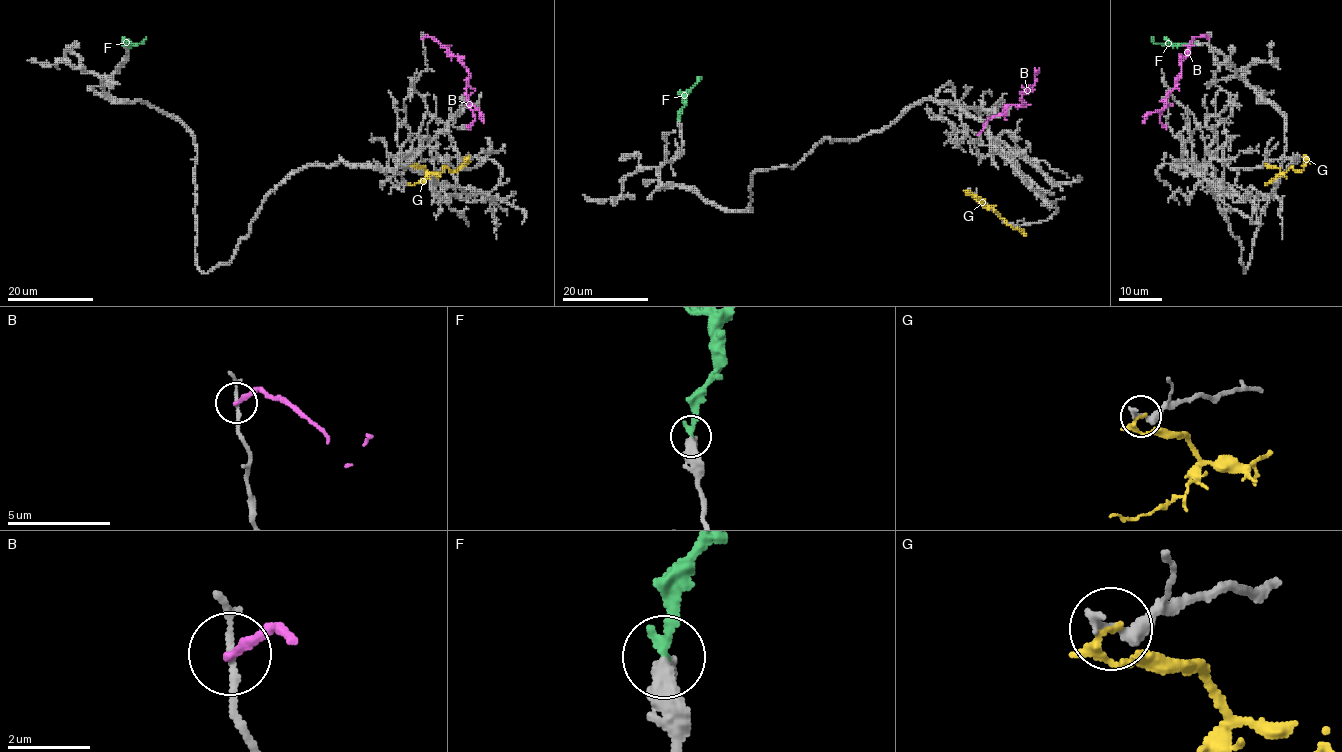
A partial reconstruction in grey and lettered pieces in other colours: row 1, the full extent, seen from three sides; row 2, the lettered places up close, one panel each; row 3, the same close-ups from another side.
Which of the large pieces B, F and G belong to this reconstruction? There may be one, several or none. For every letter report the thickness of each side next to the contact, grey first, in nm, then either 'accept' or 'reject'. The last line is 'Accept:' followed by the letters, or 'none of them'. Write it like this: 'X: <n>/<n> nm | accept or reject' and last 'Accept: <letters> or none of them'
B: 140/260 nm | reject
F: 550/260 nm | accept
G: 320/150 nm | reject
Accept: F

